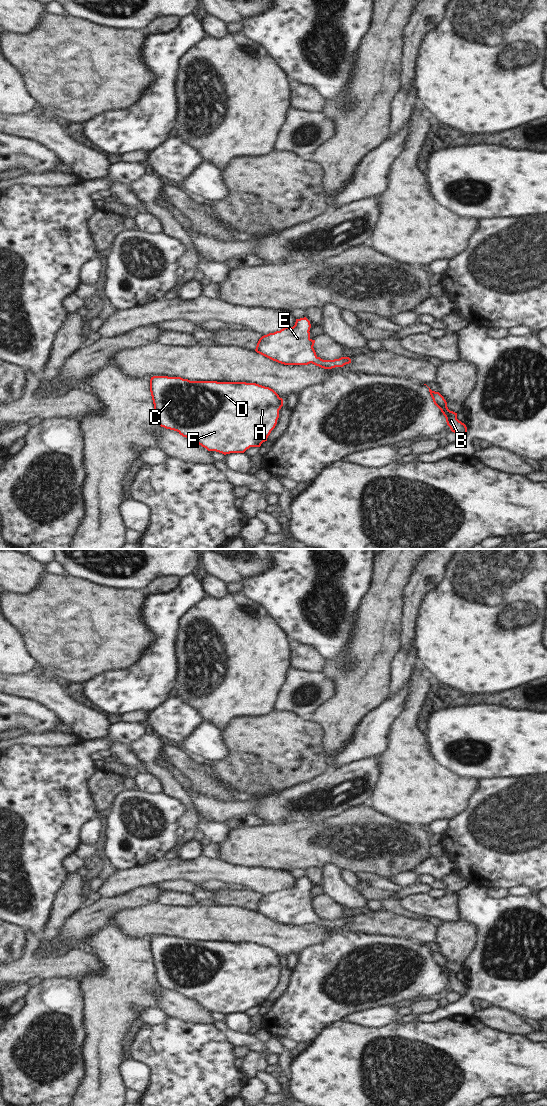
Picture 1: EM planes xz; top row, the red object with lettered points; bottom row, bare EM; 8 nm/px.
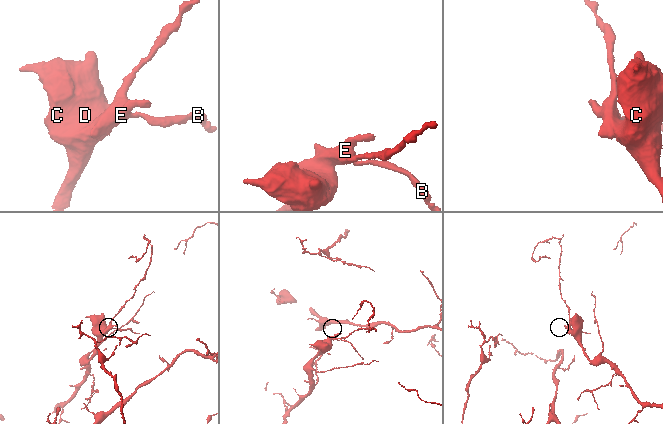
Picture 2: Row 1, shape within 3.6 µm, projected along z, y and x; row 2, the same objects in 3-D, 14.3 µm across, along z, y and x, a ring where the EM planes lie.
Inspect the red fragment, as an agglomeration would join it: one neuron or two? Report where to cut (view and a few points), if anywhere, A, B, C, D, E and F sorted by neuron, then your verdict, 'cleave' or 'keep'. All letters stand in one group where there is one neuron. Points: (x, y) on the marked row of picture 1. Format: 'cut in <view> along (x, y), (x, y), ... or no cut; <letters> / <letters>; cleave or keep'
no cut; A B C D E F; keep

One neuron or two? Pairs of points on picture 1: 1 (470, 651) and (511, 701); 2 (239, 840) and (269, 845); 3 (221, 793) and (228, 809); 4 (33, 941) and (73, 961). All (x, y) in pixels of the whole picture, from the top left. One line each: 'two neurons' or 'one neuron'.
1: one neuron
2: one neuron
3: two neurons
4: one neuron

